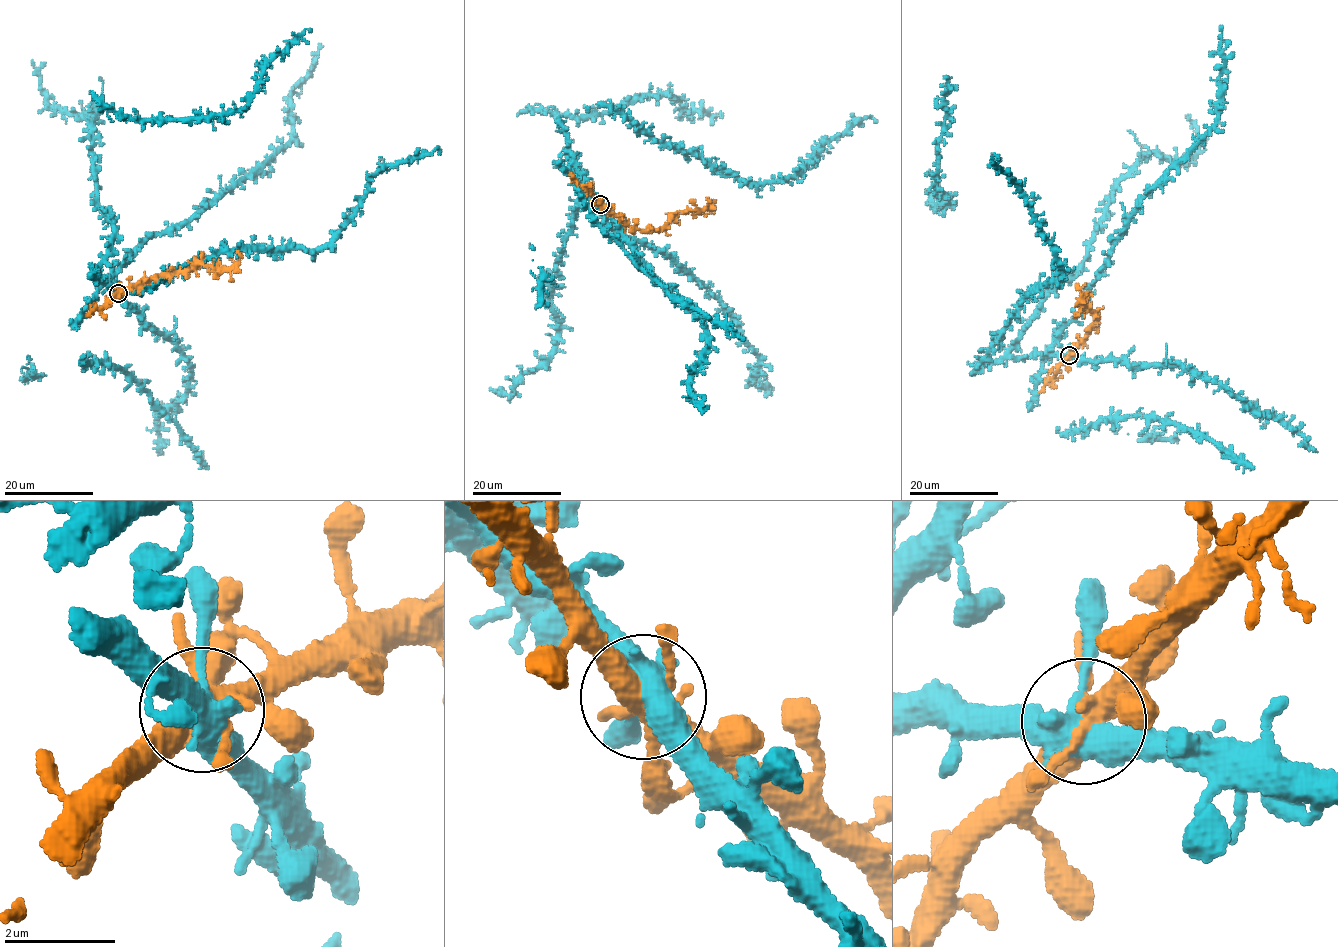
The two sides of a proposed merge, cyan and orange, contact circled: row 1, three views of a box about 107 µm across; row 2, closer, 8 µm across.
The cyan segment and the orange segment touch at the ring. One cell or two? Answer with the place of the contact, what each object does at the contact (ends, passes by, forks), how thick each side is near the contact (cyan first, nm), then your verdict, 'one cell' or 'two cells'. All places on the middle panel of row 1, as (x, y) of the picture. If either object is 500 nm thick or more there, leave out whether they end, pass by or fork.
(600, 204) | cyan forks | orange forks | 400/400 nm | one cell

